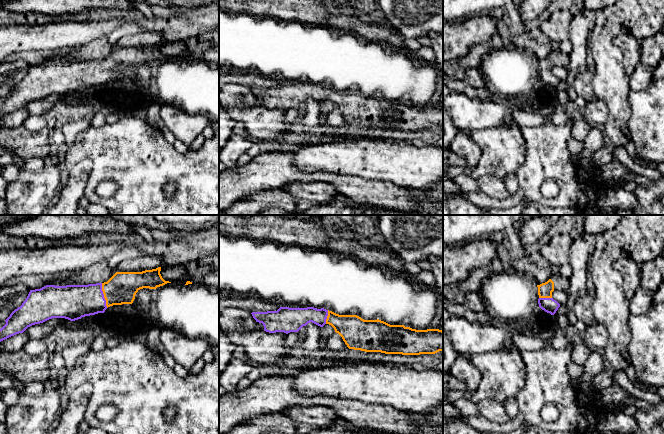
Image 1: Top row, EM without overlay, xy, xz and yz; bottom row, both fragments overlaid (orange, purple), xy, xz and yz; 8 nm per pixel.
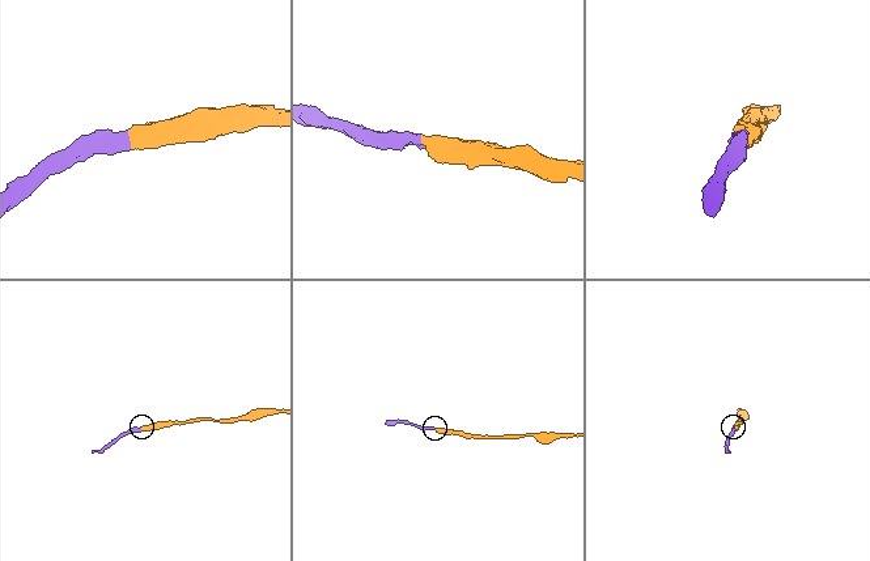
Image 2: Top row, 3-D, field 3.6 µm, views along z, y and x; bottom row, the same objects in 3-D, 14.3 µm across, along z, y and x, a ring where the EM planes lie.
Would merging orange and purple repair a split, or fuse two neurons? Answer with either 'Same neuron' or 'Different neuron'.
Same neuron

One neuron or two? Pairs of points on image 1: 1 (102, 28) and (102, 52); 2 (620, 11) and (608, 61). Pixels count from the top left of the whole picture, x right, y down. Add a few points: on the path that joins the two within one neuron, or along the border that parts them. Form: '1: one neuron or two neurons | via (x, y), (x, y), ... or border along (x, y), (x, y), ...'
1: two neurons | border along (106, 35), (101, 35), (80, 45)
2: one neuron | via (610, 23), (607, 26), (607, 49)

